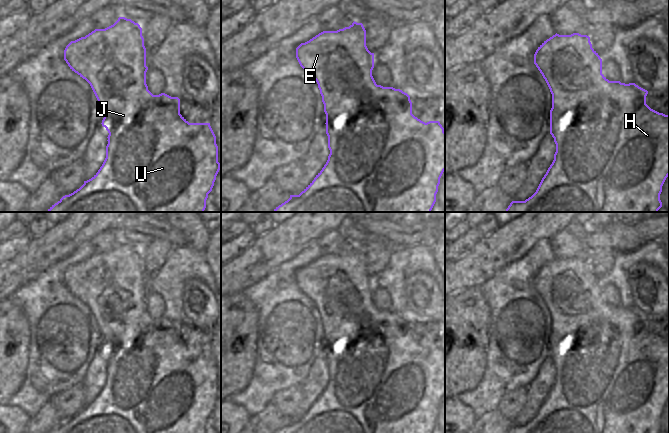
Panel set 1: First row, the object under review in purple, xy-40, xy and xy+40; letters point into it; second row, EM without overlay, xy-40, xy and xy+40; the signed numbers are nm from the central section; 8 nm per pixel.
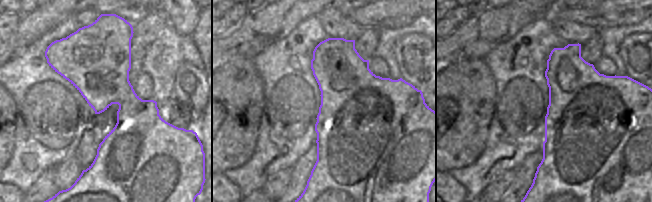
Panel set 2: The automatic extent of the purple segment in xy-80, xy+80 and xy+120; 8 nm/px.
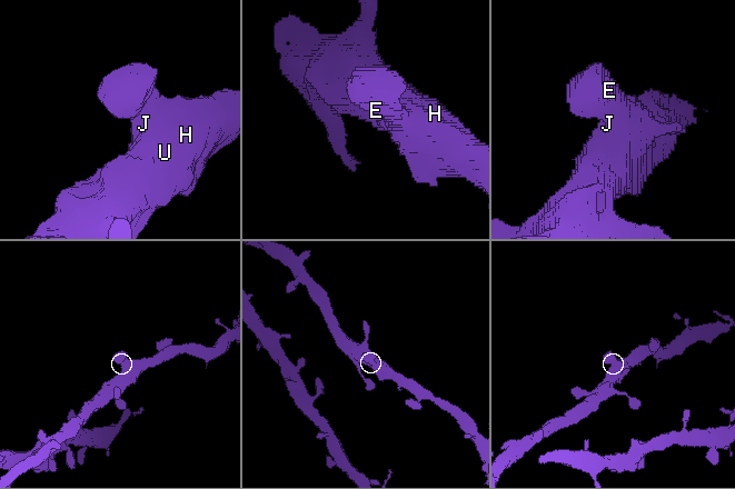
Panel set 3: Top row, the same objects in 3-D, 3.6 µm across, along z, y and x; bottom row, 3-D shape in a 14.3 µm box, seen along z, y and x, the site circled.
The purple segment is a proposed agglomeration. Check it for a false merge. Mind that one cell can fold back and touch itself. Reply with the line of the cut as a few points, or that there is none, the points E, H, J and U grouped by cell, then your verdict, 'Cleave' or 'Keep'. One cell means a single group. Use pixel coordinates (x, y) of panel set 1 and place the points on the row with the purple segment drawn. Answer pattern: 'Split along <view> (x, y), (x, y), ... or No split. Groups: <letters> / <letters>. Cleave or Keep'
No split. Groups: E H J U. Keep.

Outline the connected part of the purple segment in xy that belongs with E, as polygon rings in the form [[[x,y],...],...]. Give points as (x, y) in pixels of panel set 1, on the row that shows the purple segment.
[[[353,22],[349,27],[337,31],[323,31],[296,48],[296,58],[300,66],[317,82],[324,112],[326,114],[326,134],[330,154],[322,170],[314,180],[299,194],[276,207],[272,212],[431,212],[435,202],[440,178],[445,171],[445,131],[439,121],[421,121],[412,114],[410,96],[400,89],[377,85],[373,76],[374,53],[366,46],[366,30],[362,23]]]

